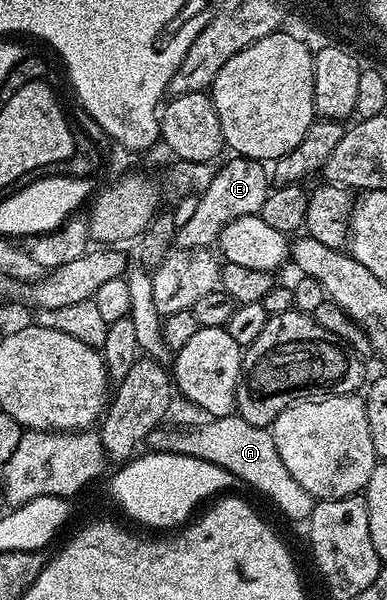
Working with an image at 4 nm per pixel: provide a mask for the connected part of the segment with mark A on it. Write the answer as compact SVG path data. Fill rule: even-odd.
M233 413L205 420L204 424L190 429L166 429L161 425L151 430L145 439L147 450L153 453L172 453L193 456L226 469L247 486L266 495L294 521L305 522L312 515L315 500L308 494L282 462L274 445L272 432L264 427L252 426Z

